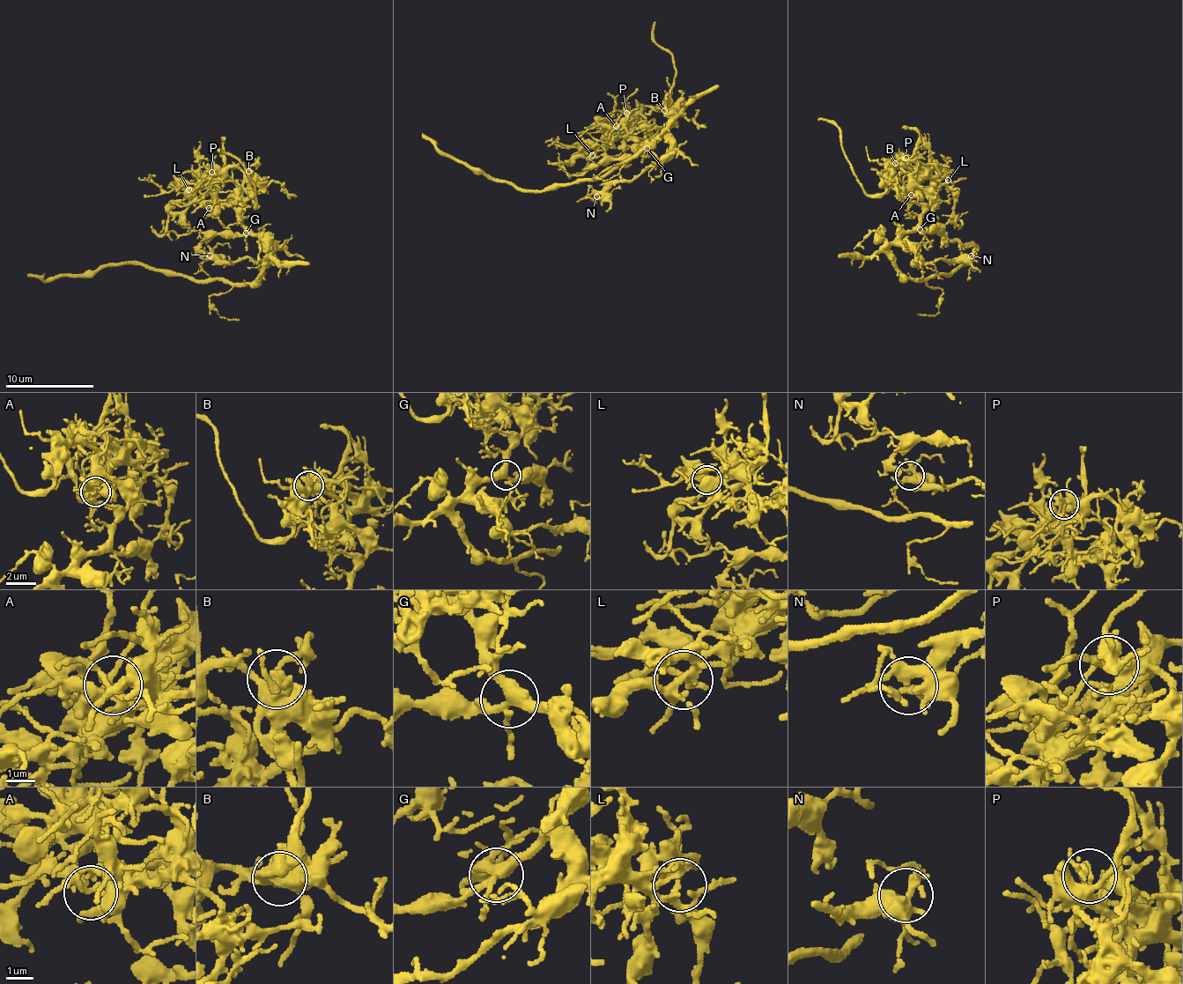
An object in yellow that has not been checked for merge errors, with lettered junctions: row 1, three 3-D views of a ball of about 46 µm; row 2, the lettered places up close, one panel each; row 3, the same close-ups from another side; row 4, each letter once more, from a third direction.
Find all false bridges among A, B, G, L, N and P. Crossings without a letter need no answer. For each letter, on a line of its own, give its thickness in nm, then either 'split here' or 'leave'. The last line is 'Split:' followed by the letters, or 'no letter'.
A: 150 nm | leave
B: 240 nm | leave
G: 360 nm | leave
L: 200 nm | leave
N: 300 nm | leave
P: 160 nm | split here
Split: P

